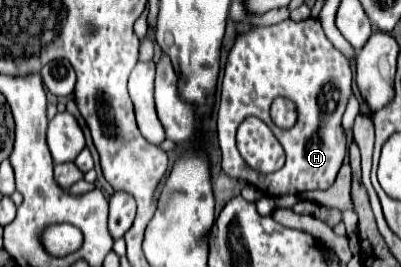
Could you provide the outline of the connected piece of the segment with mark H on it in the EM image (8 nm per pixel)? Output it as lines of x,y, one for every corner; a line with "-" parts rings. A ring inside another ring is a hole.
308,18
304,22
292,22
284,20
274,26
266,28
256,28
250,30
242,36
238,36
234,48
230,50
224,78
222,78
222,90
220,90
220,108
218,108
218,140
222,148
222,168
228,176
232,178
244,178
248,184
256,186
262,194
266,196
286,196
286,194
302,194
308,190
326,190
332,186
342,160
346,158
348,152
348,140
342,128
342,114
348,102
348,96
352,92
352,68
350,62
332,46
332,42
326,38
322,26
318,24
316,18
-
276,96
286,96
292,102
296,102
298,108
298,122
290,130
282,130
274,126
270,120
270,104
-
246,116
256,116
264,120
274,136
280,140
284,152
286,152
286,164
272,172
272,174
260,174
254,172
242,156
238,156
236,150
236,128

